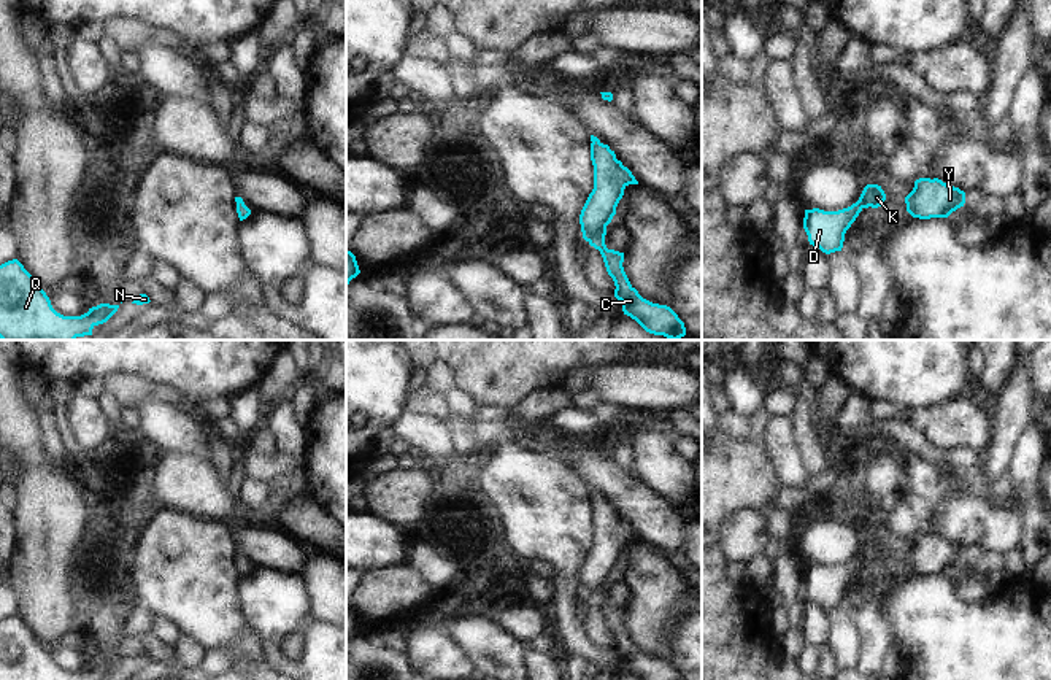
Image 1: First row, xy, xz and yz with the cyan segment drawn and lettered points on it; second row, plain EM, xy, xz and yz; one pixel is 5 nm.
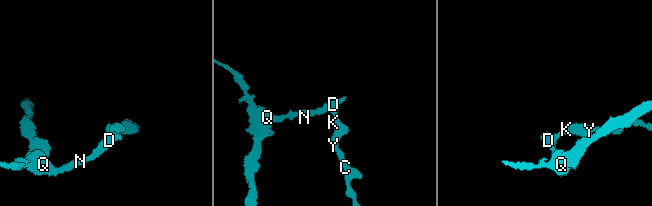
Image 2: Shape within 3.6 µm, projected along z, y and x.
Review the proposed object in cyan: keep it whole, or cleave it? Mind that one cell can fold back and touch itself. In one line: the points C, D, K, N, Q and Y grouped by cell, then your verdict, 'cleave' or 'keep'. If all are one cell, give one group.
C D K N Q Y | keep

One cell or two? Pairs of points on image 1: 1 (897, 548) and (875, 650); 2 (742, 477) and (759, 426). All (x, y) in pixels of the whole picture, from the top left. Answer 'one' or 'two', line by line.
1: one
2: one

